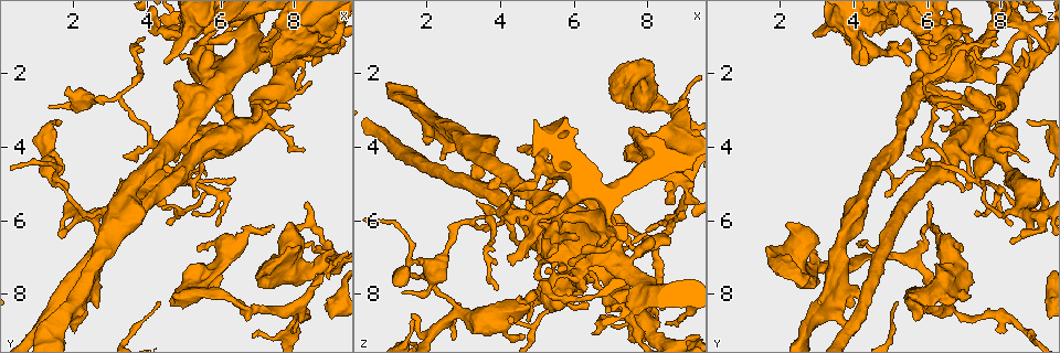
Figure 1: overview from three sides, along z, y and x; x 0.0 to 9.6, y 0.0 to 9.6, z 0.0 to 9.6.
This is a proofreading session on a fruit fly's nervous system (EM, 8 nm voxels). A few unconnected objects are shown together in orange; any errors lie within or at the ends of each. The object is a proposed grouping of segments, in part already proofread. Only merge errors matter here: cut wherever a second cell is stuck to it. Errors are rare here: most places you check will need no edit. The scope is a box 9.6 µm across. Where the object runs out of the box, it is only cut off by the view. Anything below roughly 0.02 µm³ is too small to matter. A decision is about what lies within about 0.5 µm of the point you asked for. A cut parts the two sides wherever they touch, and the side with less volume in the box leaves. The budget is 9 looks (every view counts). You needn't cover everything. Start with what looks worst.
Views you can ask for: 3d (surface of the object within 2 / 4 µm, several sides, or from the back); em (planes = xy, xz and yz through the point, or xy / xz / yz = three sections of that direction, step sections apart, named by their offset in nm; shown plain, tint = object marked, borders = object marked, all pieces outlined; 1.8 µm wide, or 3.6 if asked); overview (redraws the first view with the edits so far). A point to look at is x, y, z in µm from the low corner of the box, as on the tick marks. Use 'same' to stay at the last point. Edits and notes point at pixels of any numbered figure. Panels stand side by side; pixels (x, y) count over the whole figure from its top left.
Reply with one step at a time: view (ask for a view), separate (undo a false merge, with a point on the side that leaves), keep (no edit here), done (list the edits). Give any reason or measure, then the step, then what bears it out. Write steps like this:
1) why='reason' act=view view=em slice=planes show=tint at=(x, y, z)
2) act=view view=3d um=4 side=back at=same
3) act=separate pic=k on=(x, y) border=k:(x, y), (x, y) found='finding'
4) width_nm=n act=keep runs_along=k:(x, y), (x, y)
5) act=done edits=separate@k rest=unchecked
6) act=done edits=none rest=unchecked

why='thick turns thin' act=view view=3d um=4 at=(6.90, 0.70, 6.15)

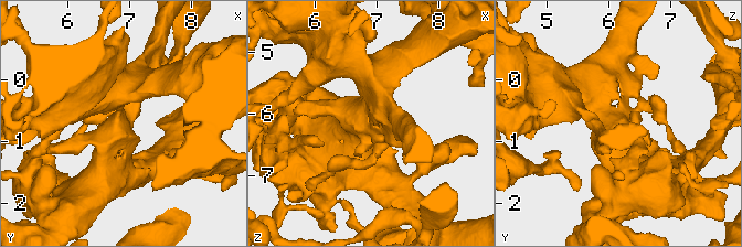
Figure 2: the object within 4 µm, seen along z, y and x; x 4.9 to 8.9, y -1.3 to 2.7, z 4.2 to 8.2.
act=view view=em slice=xy step=4 show=tint at=(6.85, 0.70, 6.15)

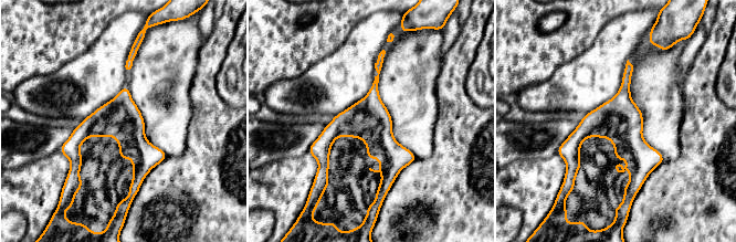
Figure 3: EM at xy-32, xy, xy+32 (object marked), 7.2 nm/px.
act=view view=em slice=planes show=tint at=same

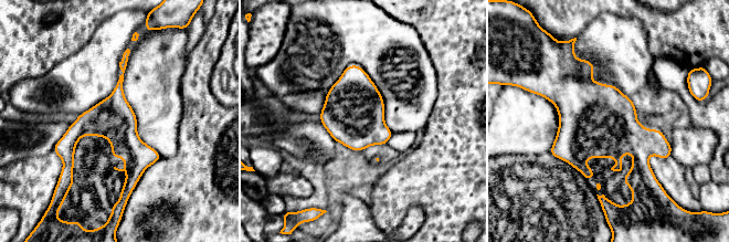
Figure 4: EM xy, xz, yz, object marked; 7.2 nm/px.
width_nm=300 act=keep found='all the same cell'

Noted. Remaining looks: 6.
why='two arms in line, one across' act=view view=em slice=xz step=16 show=tint at=(5.80, 2.50, 5.80)

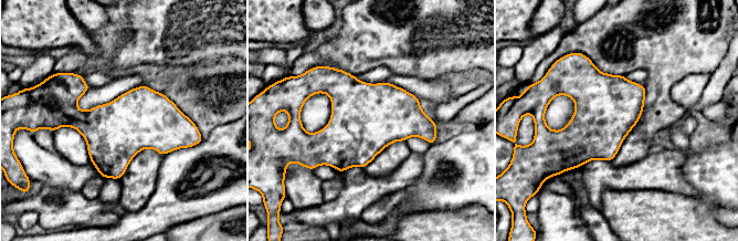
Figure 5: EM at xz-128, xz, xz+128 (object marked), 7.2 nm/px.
width_nm=400 act=keep found='one cell here'

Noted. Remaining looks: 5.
why='abrupt turn' act=view view=em slice=yz step=16 show=tint at=(5.20, 0.60, 4.60)

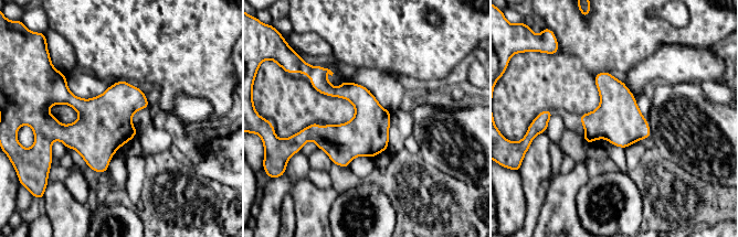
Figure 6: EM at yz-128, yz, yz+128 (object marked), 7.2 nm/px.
act=view view=em slice=planes show=borders at=same

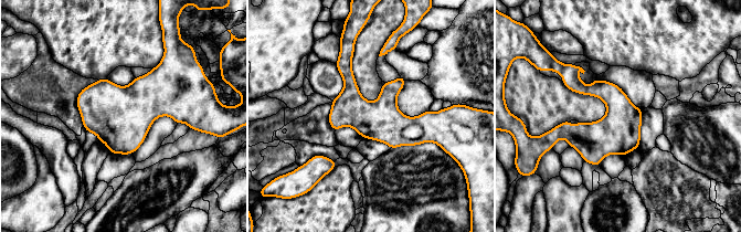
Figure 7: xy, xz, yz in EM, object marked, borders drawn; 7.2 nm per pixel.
width_nm=300 act=keep runs_along=7:(341, 58), (377, 120), (437, 122) found='continuous, no second cell'

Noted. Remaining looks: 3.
why='sharp bend' act=view view=3d um=2 at=(8.90, 7.10, 5.45)

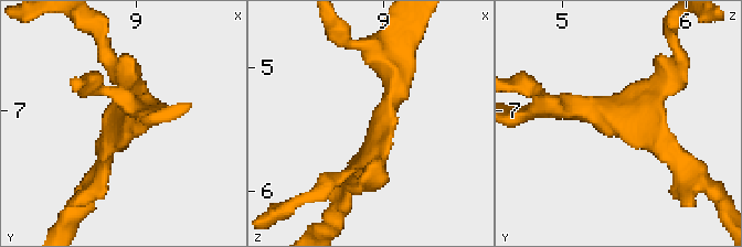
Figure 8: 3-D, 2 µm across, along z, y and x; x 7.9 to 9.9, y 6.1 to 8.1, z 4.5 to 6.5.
why='shape alone is not enough' act=view view=em slice=planes show=tint at=(8.96, 7.06, 5.44)

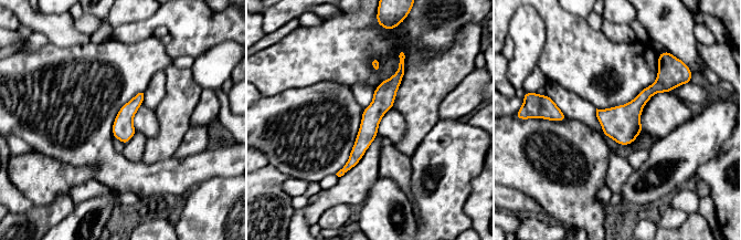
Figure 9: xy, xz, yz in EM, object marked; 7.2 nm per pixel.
act=keep runs_along=9:(401, 65), (343, 170) found='continuous, no second cell'

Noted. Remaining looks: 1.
act=done edits=none rest=unchecked

